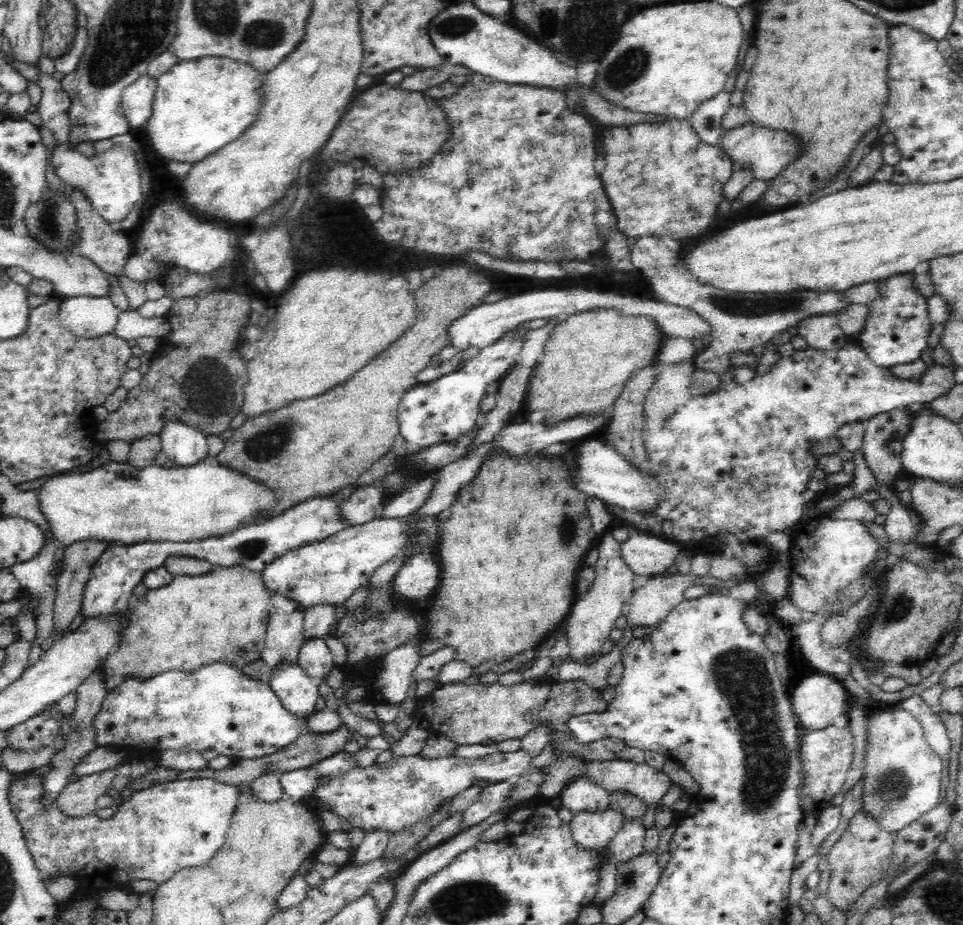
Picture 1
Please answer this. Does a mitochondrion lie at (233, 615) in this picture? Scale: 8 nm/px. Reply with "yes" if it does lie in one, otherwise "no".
no

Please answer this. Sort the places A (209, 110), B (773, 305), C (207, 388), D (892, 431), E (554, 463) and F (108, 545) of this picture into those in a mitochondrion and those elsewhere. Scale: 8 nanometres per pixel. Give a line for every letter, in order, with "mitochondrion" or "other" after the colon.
A: other
B: mitochondrion
C: mitochondrion
D: mitochondrion
E: other
F: other

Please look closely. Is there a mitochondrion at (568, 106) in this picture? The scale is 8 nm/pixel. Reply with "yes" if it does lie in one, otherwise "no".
no

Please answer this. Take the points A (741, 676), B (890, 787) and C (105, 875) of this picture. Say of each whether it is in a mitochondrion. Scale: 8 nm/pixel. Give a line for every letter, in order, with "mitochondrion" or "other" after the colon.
A: mitochondrion
B: mitochondrion
C: other

